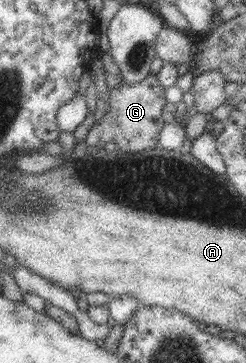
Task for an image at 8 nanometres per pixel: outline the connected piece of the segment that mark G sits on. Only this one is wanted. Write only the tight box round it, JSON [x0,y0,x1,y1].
[85,74,167,153]

